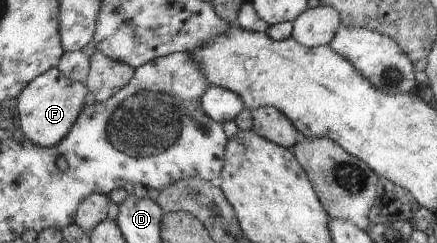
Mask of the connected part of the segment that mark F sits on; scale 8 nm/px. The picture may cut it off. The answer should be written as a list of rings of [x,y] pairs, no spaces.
[[[59,67],[36,78],[17,99],[20,104],[22,129],[28,140],[44,147],[61,144],[80,120],[89,91],[88,85],[75,82]]]

